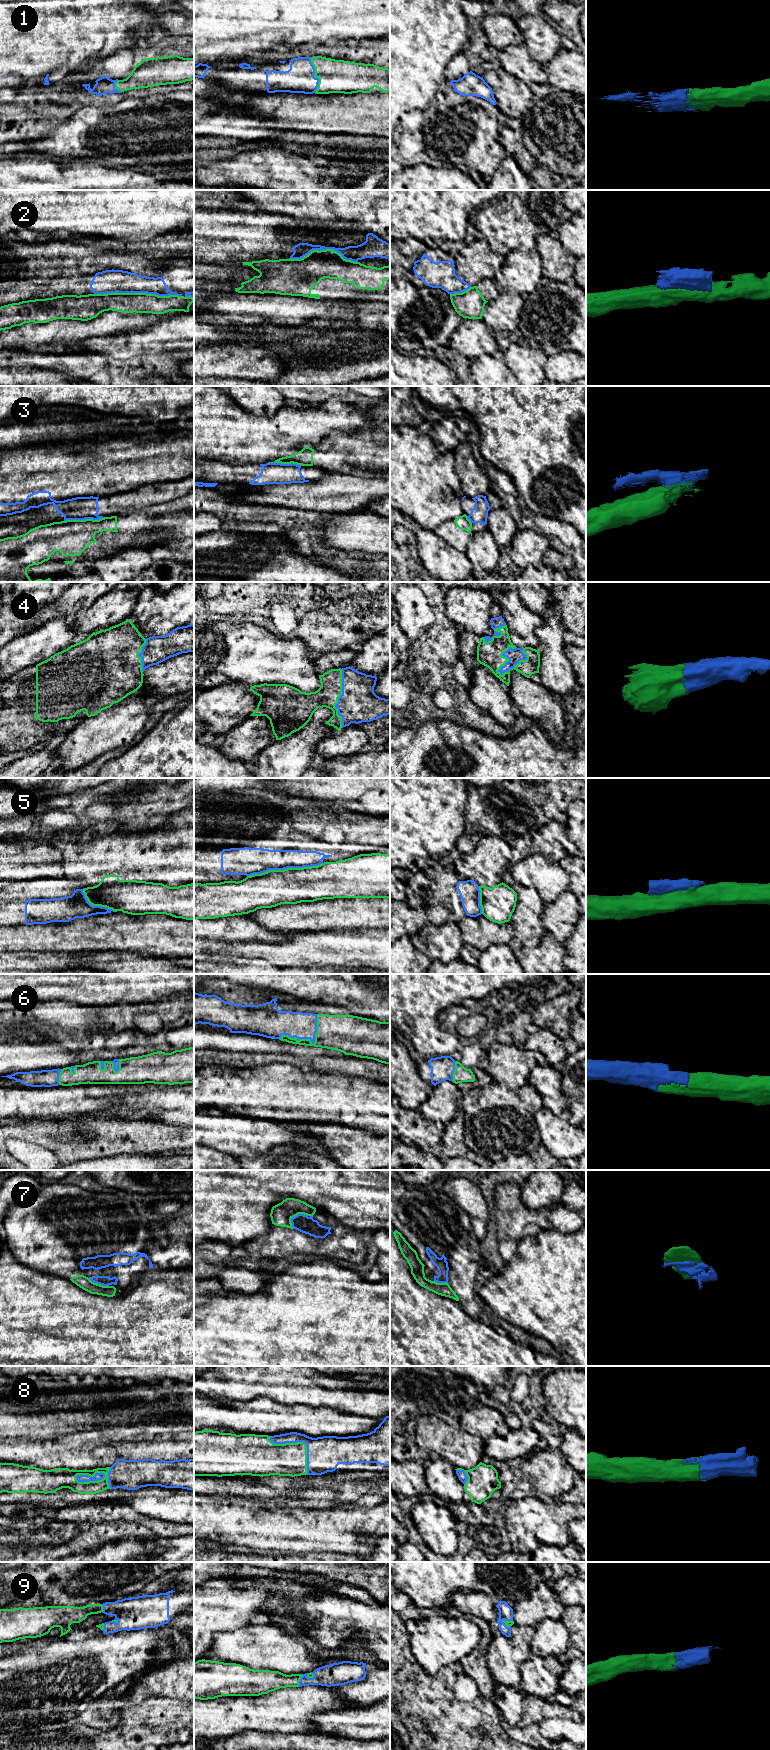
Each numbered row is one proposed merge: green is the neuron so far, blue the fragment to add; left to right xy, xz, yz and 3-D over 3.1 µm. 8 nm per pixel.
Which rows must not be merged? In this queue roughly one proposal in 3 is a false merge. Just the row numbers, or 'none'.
2, 3, 5

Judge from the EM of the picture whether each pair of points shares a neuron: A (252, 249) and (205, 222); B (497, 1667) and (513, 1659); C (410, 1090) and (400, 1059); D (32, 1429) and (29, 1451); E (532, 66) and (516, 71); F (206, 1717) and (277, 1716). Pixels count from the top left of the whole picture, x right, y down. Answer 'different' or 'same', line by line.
A: same
B: same
C: same
D: different
E: same
F: same

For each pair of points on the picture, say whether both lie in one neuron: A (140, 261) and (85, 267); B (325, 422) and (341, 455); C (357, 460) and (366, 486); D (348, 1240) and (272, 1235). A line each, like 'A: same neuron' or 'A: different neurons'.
A: same neuron
B: different neurons
C: different neurons
D: same neuron

